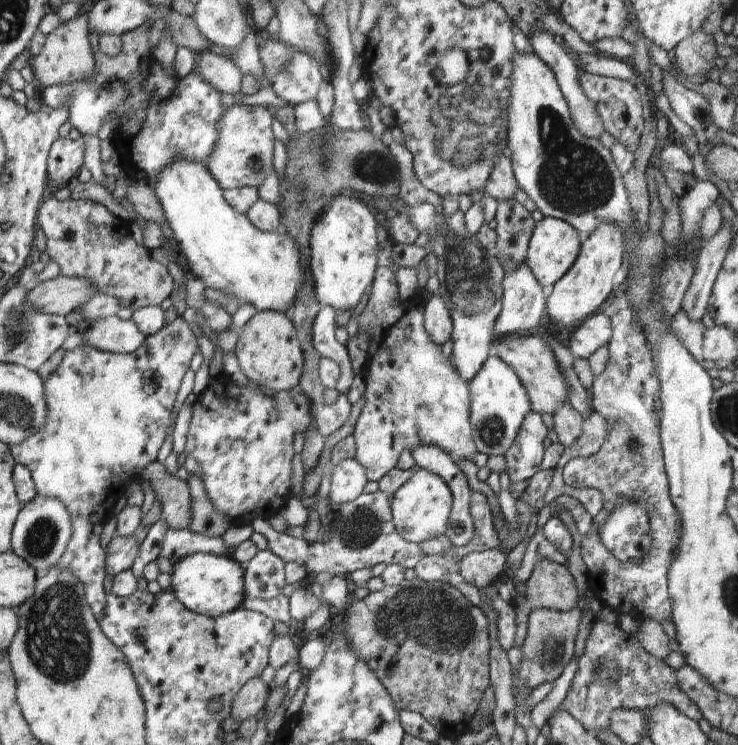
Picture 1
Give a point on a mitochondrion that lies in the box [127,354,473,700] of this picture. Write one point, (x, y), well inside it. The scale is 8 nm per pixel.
(361, 527)

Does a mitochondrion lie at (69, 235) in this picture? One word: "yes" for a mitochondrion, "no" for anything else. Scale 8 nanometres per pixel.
no

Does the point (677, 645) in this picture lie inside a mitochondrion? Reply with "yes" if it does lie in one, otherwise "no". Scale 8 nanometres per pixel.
no

